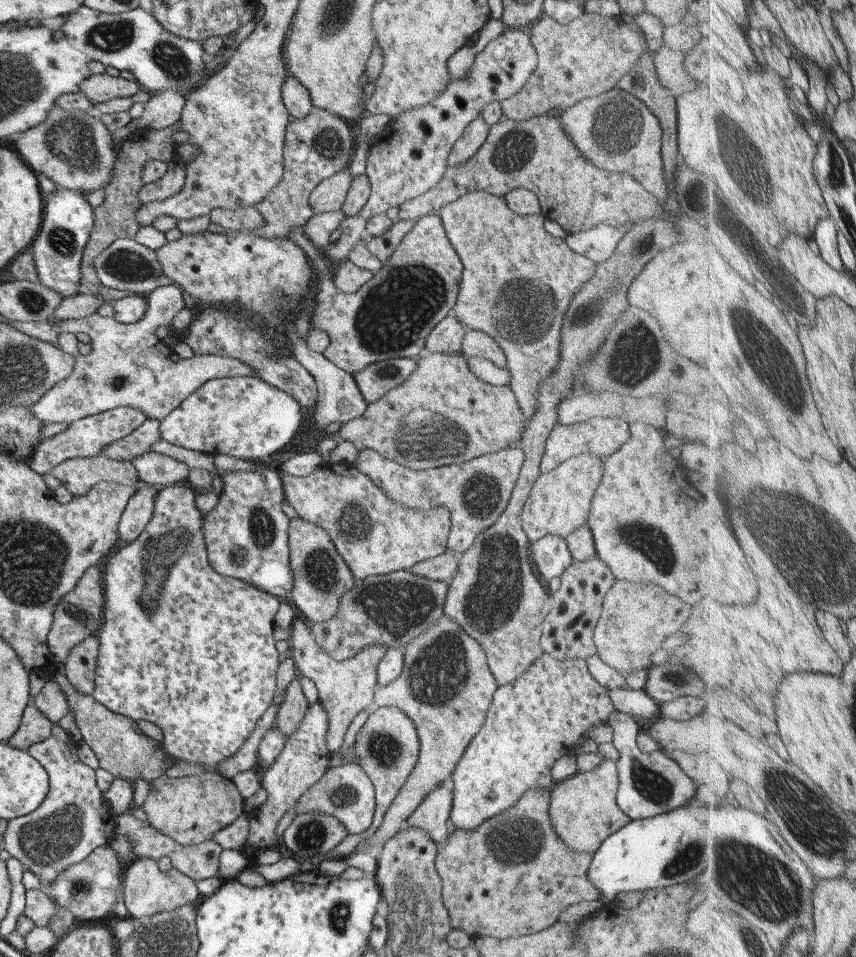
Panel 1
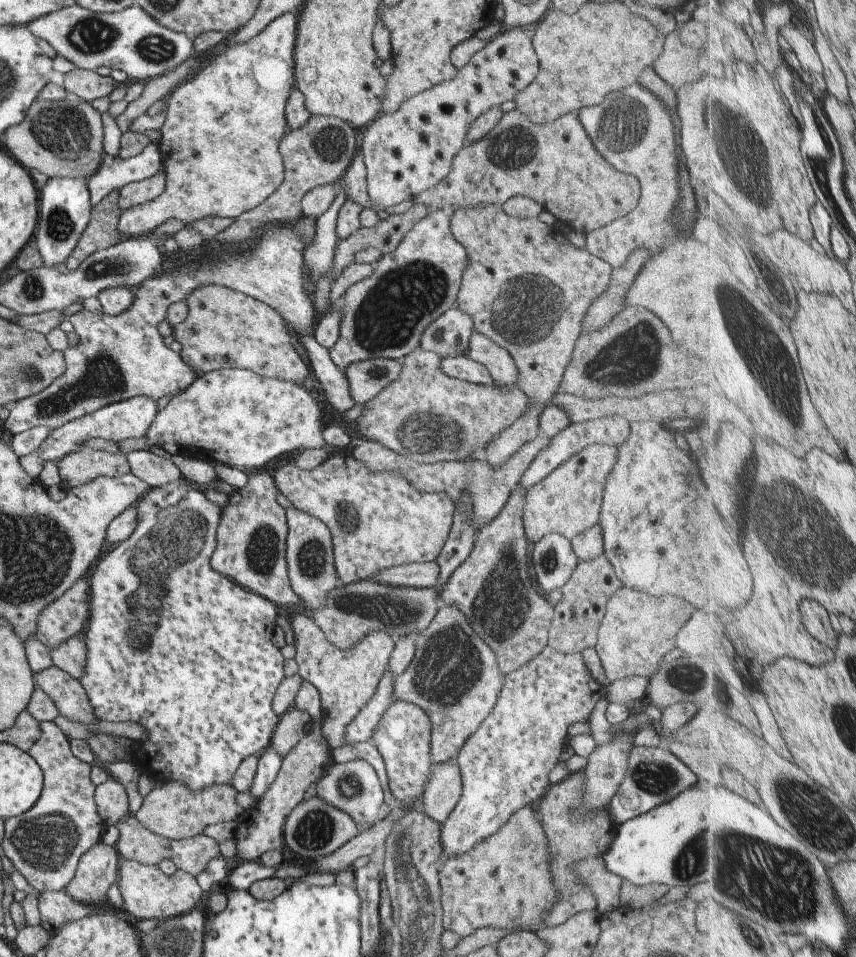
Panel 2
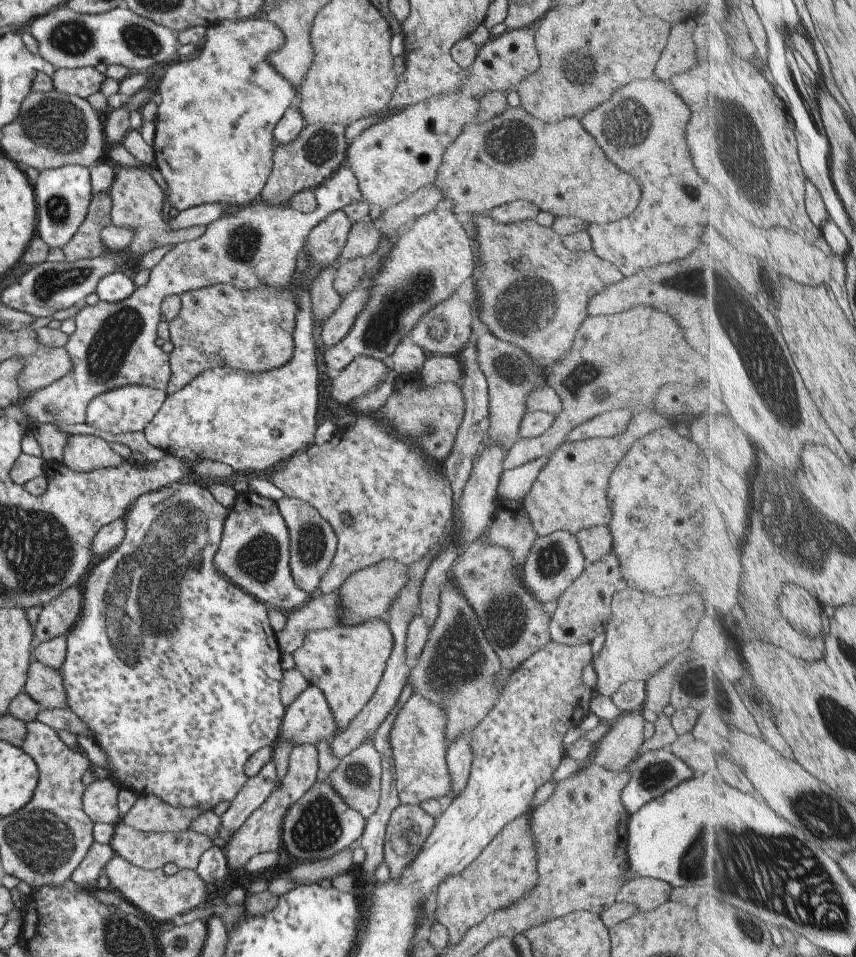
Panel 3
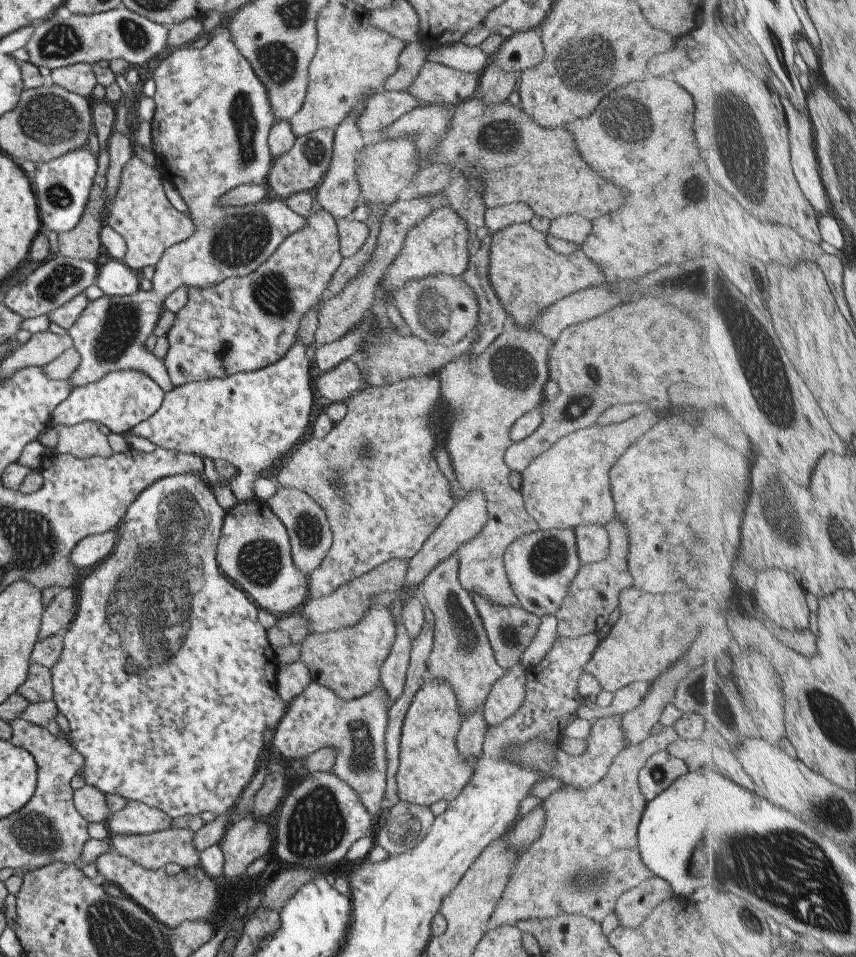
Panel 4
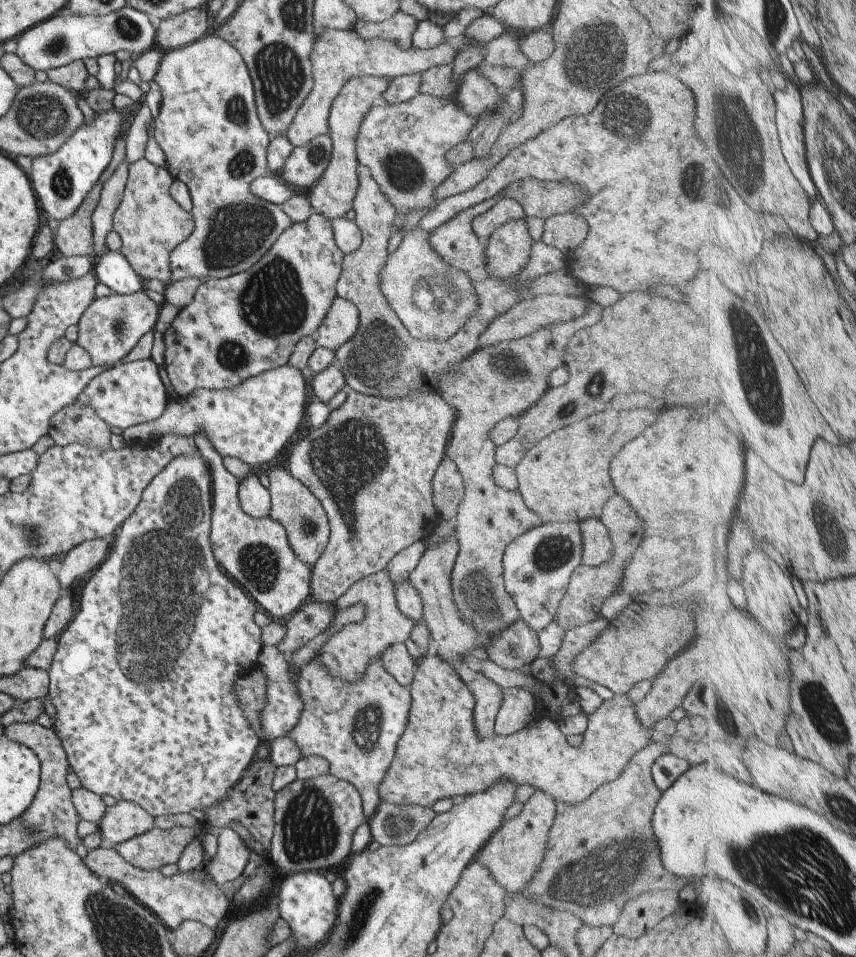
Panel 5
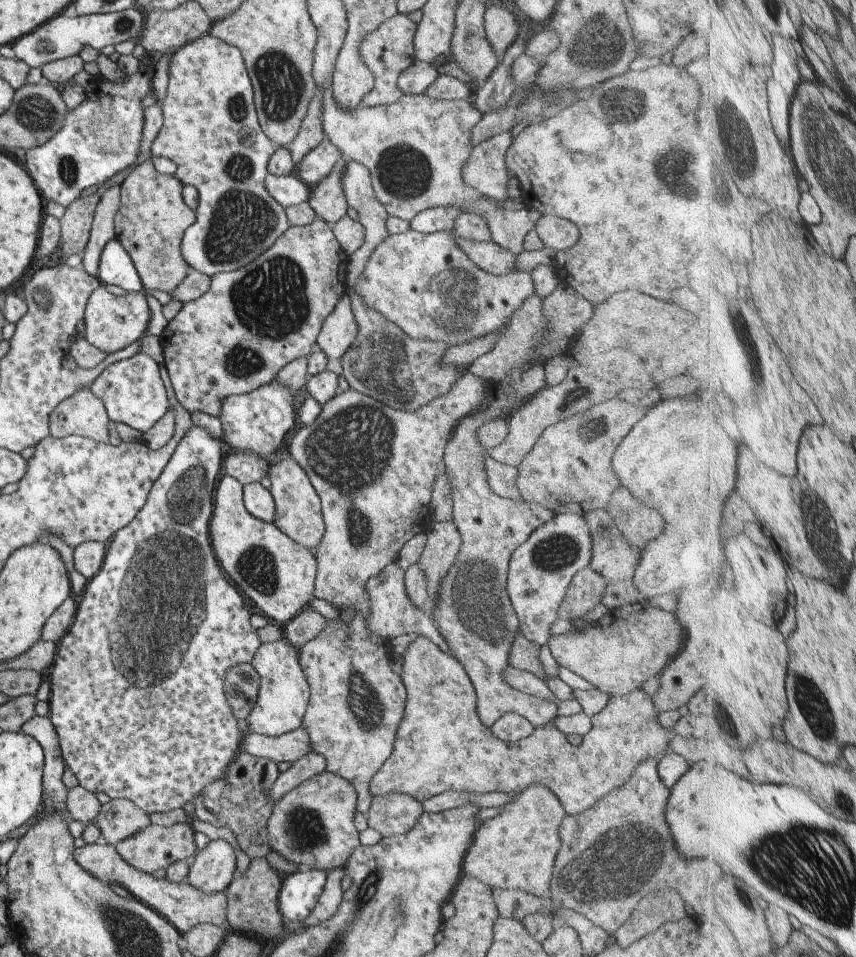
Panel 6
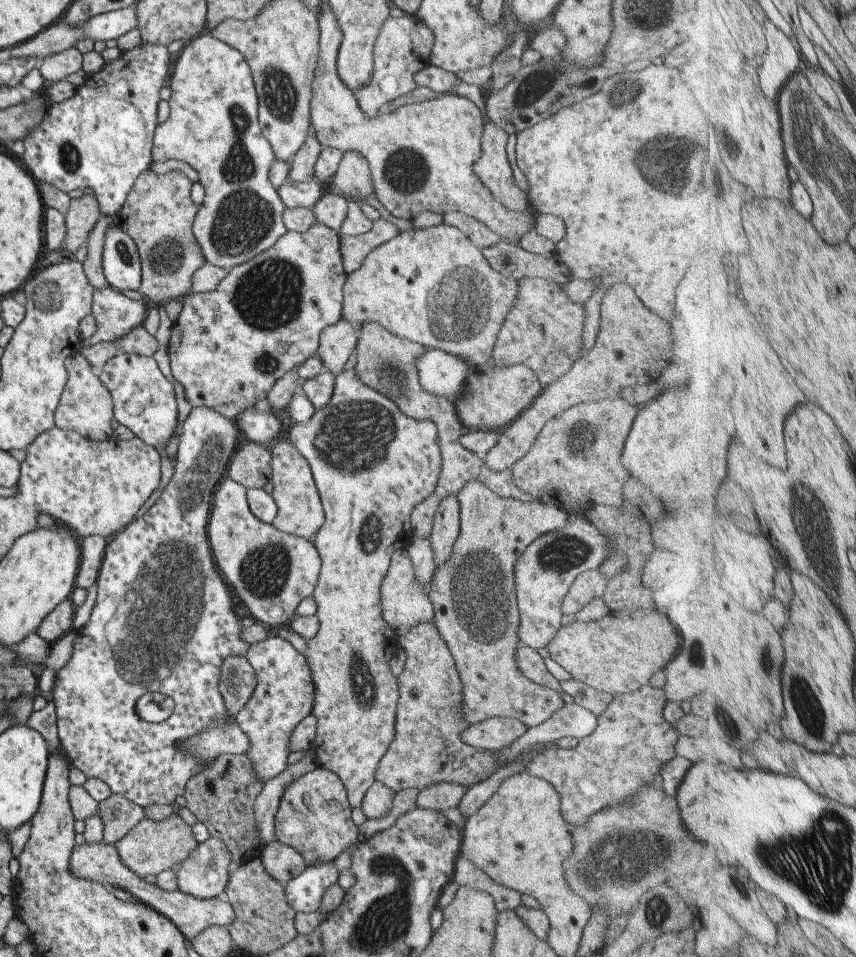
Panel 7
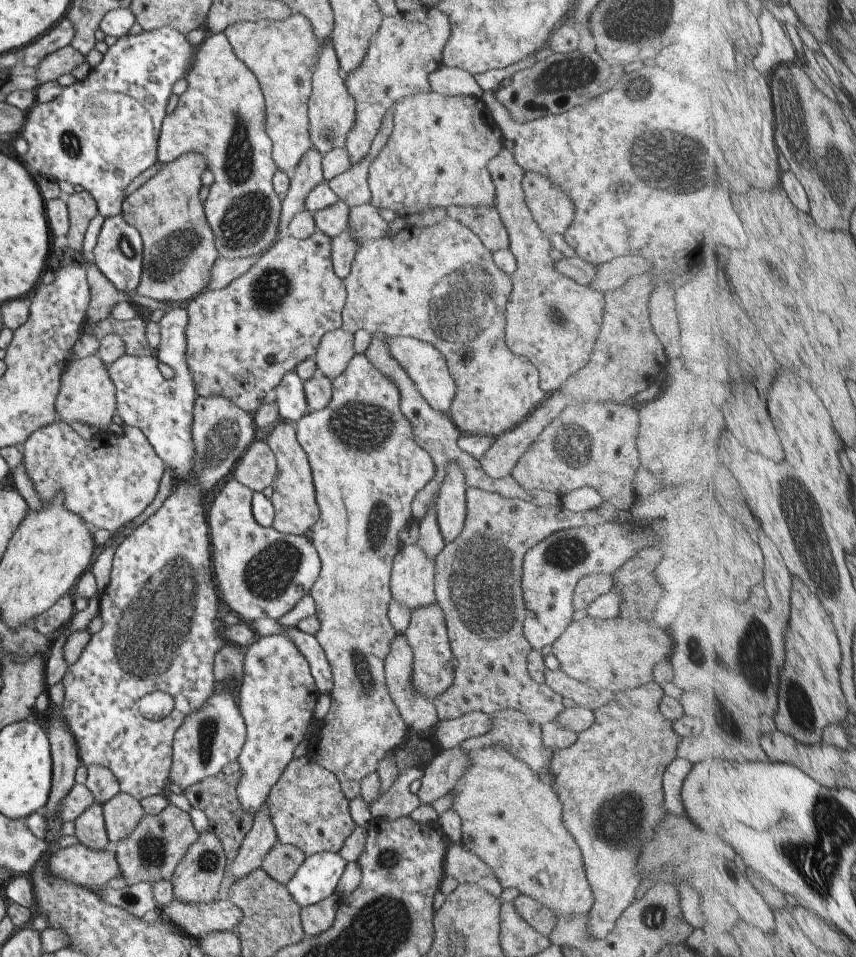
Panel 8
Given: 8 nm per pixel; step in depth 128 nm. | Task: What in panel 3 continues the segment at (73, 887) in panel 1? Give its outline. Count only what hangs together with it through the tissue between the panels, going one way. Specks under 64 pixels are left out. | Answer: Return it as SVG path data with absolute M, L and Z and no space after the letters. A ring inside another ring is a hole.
M94 841L78 868L72 873L71 879L78 888L96 888L99 877L105 874L106 864L114 858L114 855L110 844Z

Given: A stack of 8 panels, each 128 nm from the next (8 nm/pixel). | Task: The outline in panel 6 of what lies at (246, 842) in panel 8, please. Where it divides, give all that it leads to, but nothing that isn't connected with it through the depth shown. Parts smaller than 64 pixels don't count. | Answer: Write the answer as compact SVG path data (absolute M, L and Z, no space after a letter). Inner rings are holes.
M311 751L294 762L289 770L280 773L269 791L269 800L272 802L273 808L277 807L278 802L288 792L298 787L302 782L321 774L325 771L325 767L325 759L319 753Z

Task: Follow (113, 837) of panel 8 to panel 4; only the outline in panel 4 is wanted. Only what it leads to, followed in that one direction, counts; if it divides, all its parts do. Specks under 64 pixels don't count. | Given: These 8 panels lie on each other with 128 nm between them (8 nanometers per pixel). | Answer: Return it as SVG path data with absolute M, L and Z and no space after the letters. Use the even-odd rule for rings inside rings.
M128 801L125 808L111 813L105 825L109 835L147 835L172 828L172 816L144 802Z

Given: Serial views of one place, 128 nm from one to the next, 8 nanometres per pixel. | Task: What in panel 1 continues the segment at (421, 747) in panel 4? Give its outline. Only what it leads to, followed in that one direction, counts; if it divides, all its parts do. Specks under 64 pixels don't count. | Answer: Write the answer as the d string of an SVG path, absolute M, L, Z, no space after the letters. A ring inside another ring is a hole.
M379 707L370 710L370 716L359 729L355 737L355 757L356 761L351 764L358 764L368 778L372 780L376 797L375 816L372 824L366 832L362 834L348 834L334 850L330 850L324 855L310 857L310 863L317 865L323 861L335 859L336 857L346 857L355 852L360 844L365 843L374 835L380 835L382 824L384 823L385 812L392 801L398 796L400 788L412 774L420 752L420 739L414 722L398 708Z

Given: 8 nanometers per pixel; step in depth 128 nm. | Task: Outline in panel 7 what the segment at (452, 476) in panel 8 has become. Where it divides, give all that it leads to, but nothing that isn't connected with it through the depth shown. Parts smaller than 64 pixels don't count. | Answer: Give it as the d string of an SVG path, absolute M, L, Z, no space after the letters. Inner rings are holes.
M456 494L444 498L436 510L432 525L432 534L428 542L434 552L436 568L442 568L450 560L450 552L453 551L454 540L460 534L460 504Z

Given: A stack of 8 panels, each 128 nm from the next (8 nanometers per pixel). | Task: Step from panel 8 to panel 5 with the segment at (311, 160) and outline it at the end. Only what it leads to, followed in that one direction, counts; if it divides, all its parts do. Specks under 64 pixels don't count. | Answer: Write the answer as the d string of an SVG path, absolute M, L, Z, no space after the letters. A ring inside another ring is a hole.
M328 28L322 34L316 34L310 60L312 61L313 88L302 106L292 120L286 135L293 146L304 146L312 138L329 132L328 119L330 118L330 106L334 98L340 94L342 86L352 78L375 77L399 77L420 74L428 69L451 67L457 54L456 48L444 41L433 49L402 50L398 42L390 42L384 38L370 38L364 40L356 34L354 28L336 30Z

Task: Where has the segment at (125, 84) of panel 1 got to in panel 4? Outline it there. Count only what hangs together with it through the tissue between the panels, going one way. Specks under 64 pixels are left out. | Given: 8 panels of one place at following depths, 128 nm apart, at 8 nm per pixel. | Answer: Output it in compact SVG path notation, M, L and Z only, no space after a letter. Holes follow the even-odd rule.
M76 63L72 66L52 69L50 83L90 99L97 80L91 64Z

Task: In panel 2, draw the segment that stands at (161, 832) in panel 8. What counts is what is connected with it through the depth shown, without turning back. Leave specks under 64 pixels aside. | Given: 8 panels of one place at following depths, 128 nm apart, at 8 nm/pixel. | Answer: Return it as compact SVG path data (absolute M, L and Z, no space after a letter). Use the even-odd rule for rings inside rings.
M130 813L115 826L120 833L118 840L115 842L120 856L128 860L140 862L140 864L158 864L158 862L168 859L172 860L178 869L182 869L190 876L197 877L206 868L206 864L210 860L216 860L216 858L221 856L219 853L219 842L216 842L216 840L206 836L204 833L194 836L194 838L188 838L188 840L168 839L144 828Z

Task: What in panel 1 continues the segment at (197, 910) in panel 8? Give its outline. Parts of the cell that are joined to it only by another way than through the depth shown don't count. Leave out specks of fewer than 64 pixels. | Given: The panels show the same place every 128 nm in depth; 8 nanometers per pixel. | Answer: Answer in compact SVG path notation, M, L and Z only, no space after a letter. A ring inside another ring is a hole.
M146 858L134 860L126 868L120 895L124 899L130 918L141 921L146 921L148 917L154 916L158 912L163 914L182 908L186 904L198 905L202 900L195 880L174 868L168 870L168 872L162 872L157 865L157 861Z

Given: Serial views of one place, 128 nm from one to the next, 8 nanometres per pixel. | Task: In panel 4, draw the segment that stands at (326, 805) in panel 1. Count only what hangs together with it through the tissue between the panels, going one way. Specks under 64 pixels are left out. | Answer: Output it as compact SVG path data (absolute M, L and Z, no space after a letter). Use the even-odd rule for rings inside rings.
M312 681L304 688L302 694L298 694L287 705L285 715L273 731L272 744L274 749L287 759L307 758L320 748L334 748L336 750L336 764L333 773L358 794L360 802L368 810L368 814L376 818L380 812L386 788L386 768L388 768L388 762L386 762L386 726L388 726L388 710L392 705L392 700L388 698L388 694L381 684L376 686L370 694L364 694L362 698L342 700L330 688Z

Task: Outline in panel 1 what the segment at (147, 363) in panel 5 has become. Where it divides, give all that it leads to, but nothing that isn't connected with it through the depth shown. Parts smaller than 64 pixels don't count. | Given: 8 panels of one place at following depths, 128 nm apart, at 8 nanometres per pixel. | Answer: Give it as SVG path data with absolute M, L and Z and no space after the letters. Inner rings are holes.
M116 408L116 410L102 412L102 414L96 416L87 416L82 420L71 422L66 430L43 439L42 444L36 448L34 456L26 463L34 472L43 475L60 463L70 459L100 456L104 447L128 436L136 428L142 426L146 419L146 415L142 414L140 410L136 410L136 408Z

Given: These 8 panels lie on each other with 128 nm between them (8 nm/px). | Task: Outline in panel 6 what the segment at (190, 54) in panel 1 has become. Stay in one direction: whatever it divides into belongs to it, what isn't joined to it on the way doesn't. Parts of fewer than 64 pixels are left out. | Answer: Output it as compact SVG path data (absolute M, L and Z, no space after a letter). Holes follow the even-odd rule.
M136 6L115 13L94 13L90 15L64 16L60 13L36 28L34 32L22 36L12 46L16 58L25 62L30 68L42 68L49 62L78 56L82 48L90 47L99 51L104 46L114 46L126 40L138 40L144 32L145 14Z

